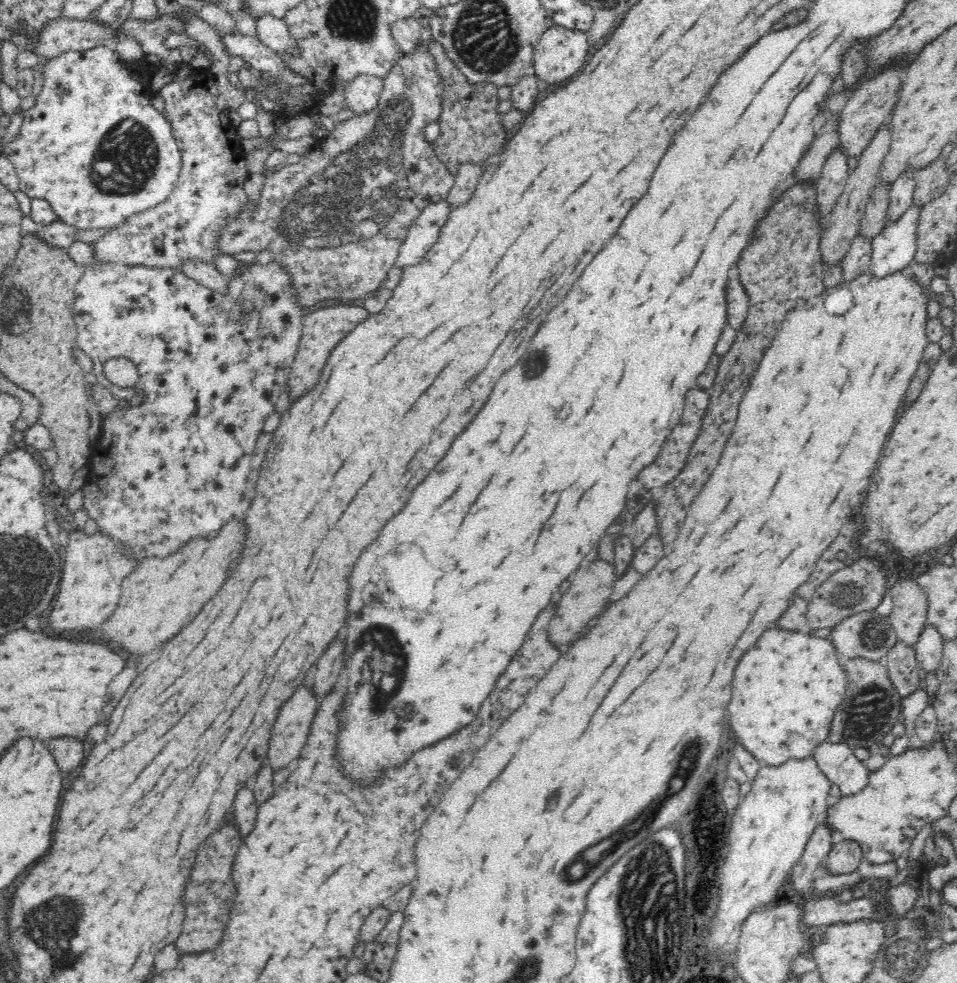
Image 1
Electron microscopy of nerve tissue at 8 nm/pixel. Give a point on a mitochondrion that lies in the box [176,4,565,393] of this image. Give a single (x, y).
(366, 182)

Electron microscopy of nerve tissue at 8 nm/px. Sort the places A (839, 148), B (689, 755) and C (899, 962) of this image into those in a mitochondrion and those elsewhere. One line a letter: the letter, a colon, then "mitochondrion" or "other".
A: other
B: mitochondrion
C: mitochondrion

